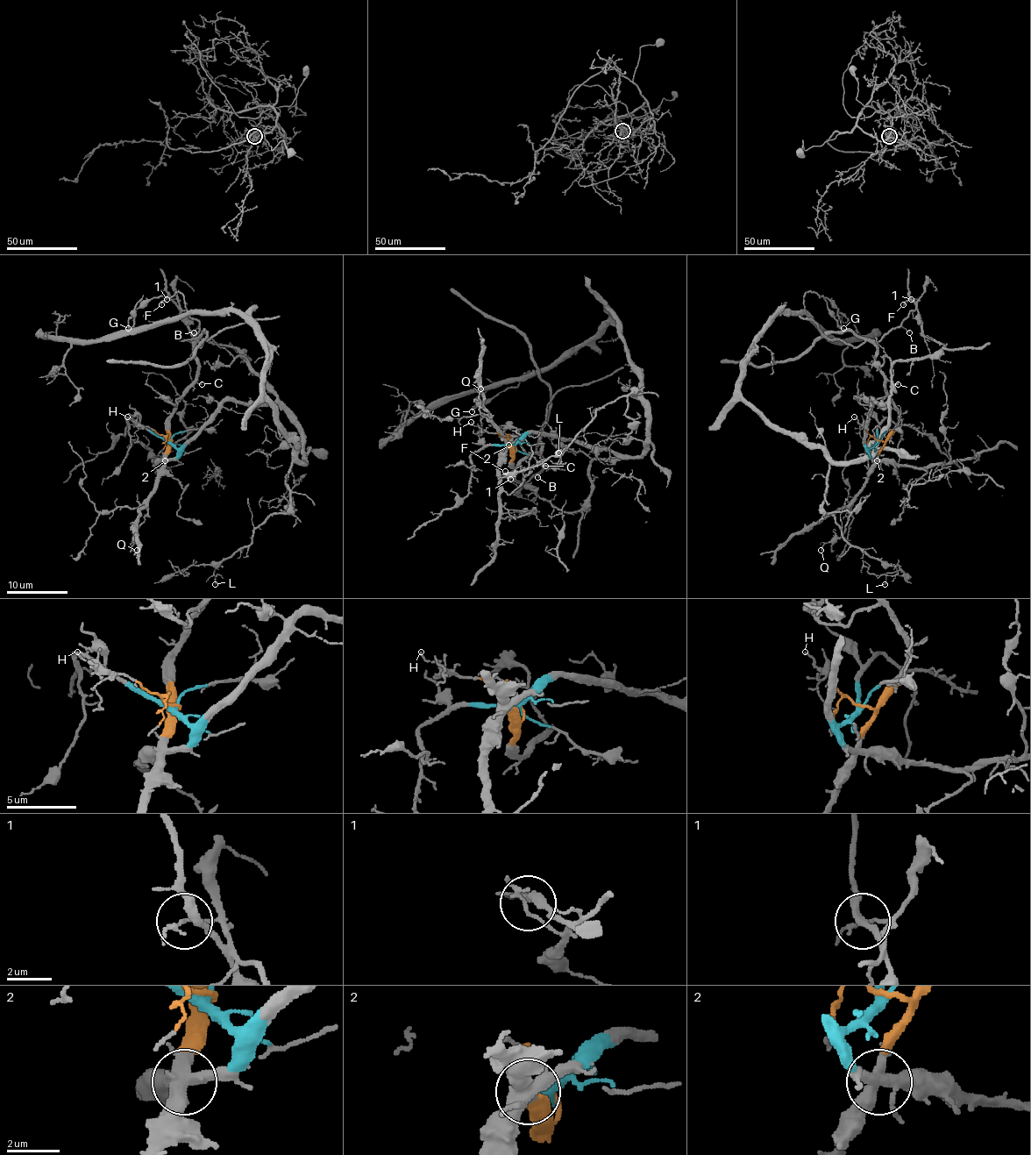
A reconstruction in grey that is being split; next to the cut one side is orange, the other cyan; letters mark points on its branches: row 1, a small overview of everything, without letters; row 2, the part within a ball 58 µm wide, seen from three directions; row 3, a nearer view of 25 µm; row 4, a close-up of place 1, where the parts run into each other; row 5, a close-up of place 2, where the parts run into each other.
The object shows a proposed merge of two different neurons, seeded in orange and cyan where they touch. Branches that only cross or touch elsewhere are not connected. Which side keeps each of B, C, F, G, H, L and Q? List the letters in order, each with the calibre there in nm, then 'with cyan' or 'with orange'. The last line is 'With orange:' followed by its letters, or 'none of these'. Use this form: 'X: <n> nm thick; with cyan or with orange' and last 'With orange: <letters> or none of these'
B: 110 nm thick; with orange
C: 160 nm thick; with orange
F: 130 nm thick; with orange
G: 150 nm thick; with cyan
H: 100 nm thick; with orange
L: 110 nm thick; with cyan
Q: 130 nm thick; with orange
With orange: B, C, F, H, Q

